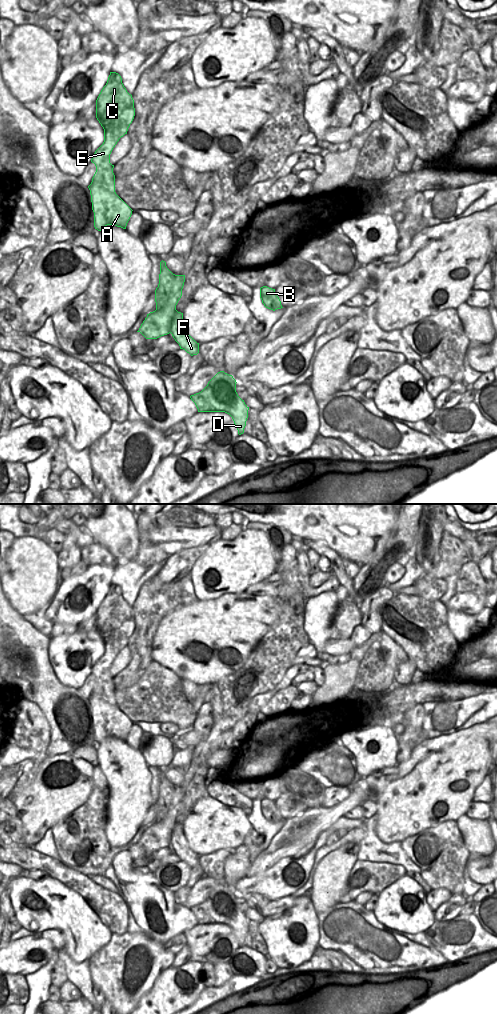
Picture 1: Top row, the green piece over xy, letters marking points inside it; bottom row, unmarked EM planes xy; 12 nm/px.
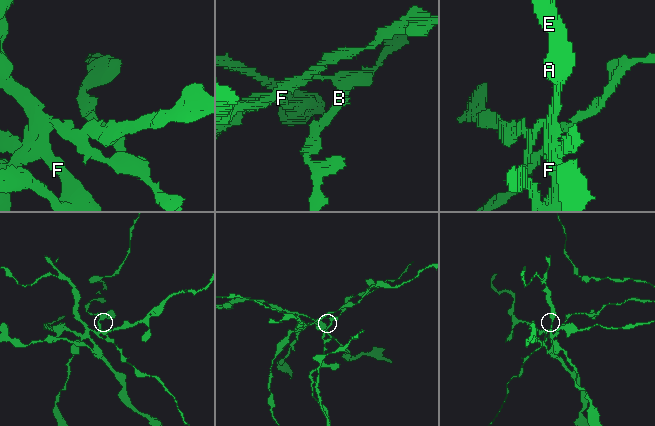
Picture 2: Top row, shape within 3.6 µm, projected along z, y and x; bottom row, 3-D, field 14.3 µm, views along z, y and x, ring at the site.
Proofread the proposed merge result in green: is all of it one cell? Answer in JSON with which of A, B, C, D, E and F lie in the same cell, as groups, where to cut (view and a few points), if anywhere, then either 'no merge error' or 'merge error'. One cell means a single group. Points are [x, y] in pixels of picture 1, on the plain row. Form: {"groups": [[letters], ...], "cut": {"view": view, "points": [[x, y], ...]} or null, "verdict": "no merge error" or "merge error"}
{"groups": [["A", "C", "D", "E", "F"], ["B"]], "cut": {"view": "xy", "points": [[182, 787], [158, 822], [156, 834], [171, 844]]}, "verdict": "merge error"}

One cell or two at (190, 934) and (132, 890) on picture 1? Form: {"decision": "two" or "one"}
{"decision": "two"}

